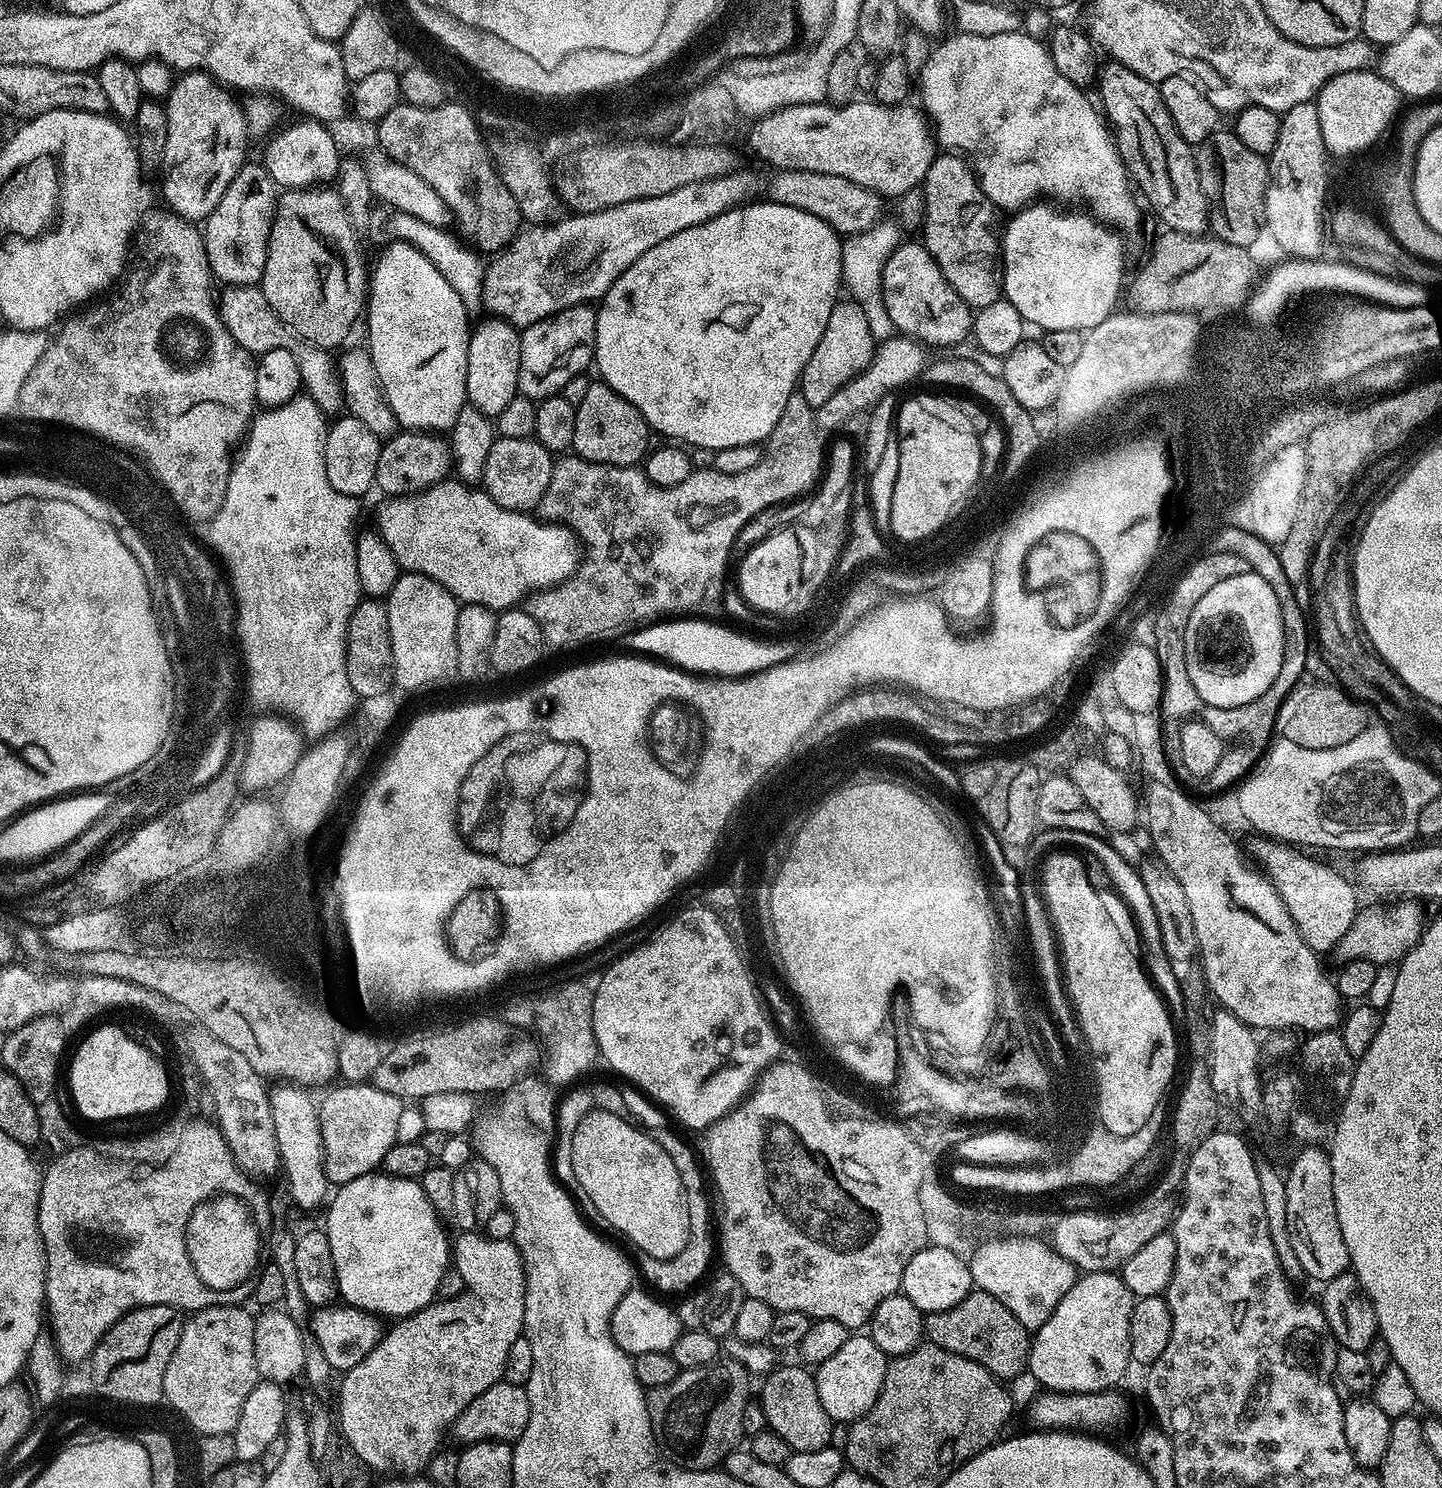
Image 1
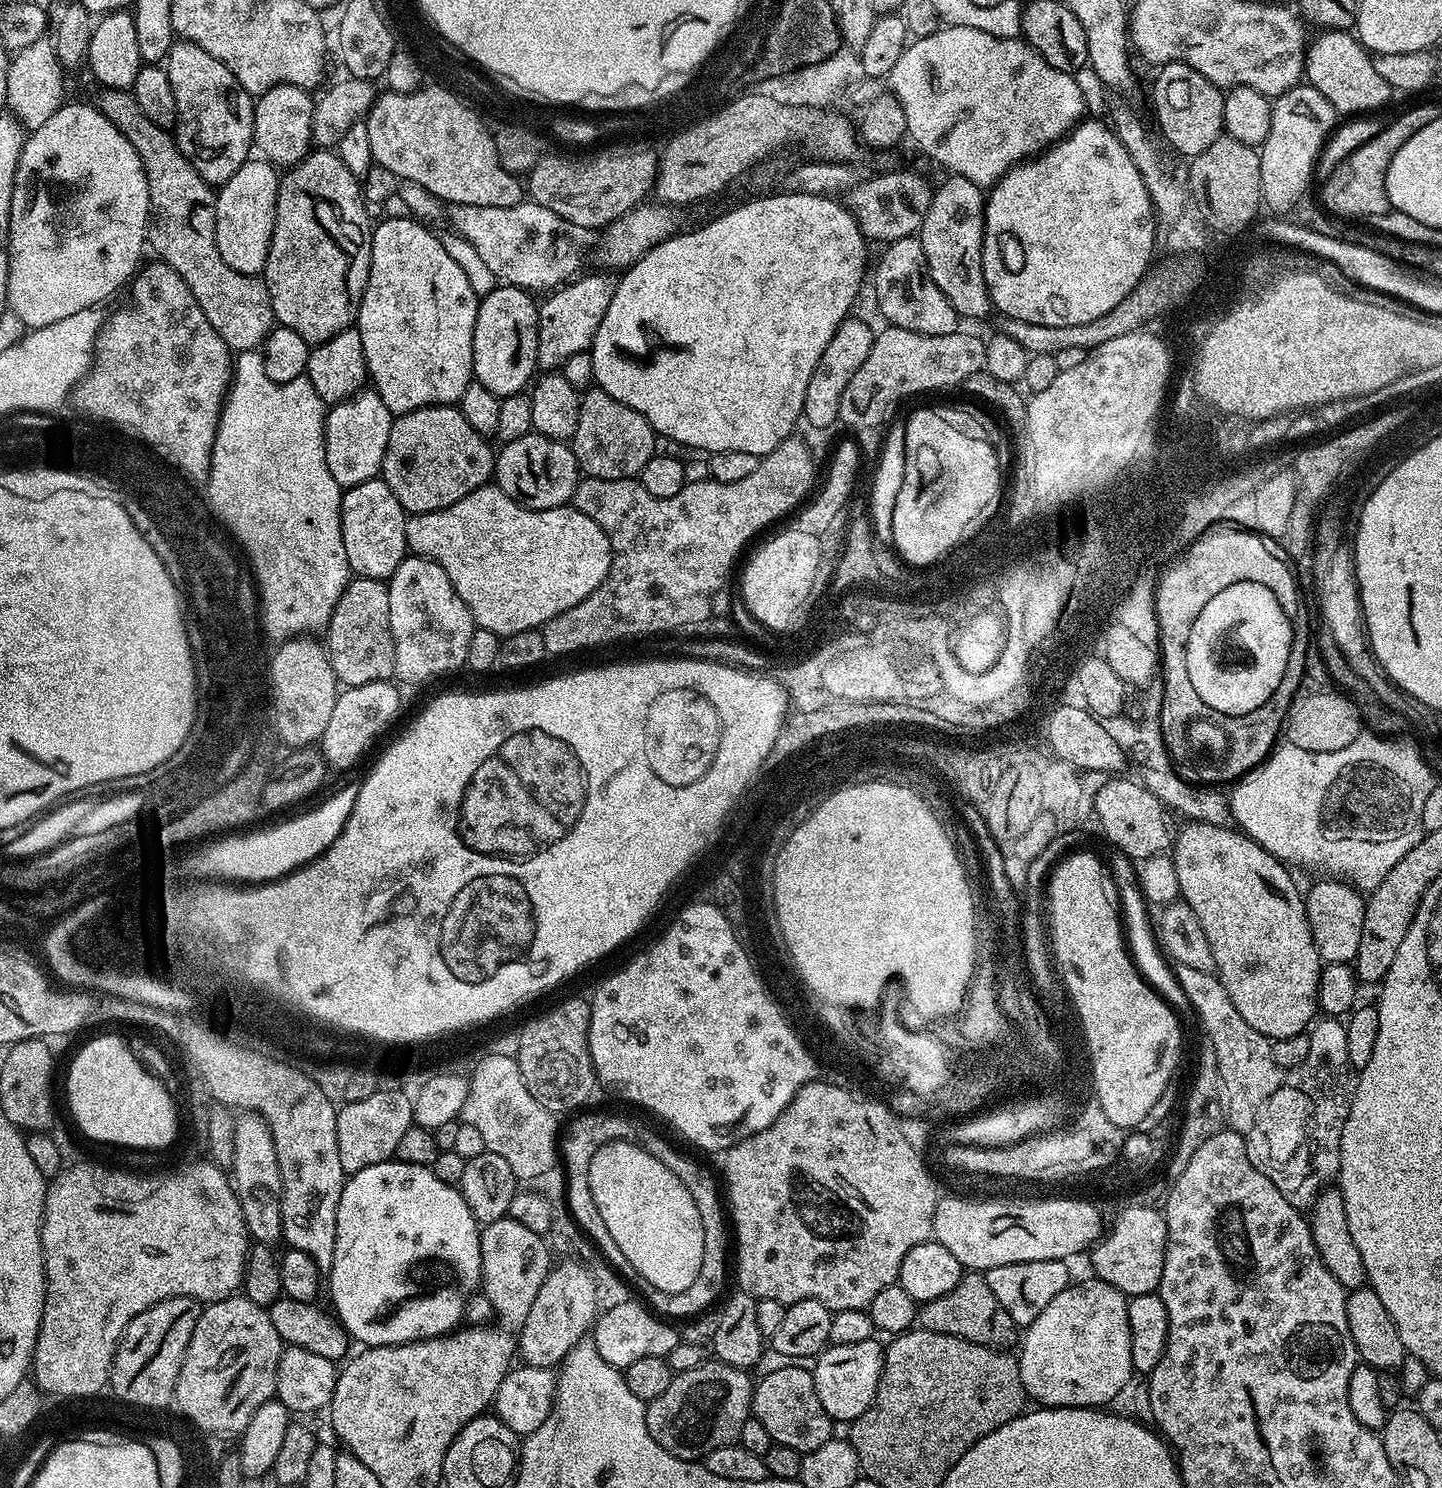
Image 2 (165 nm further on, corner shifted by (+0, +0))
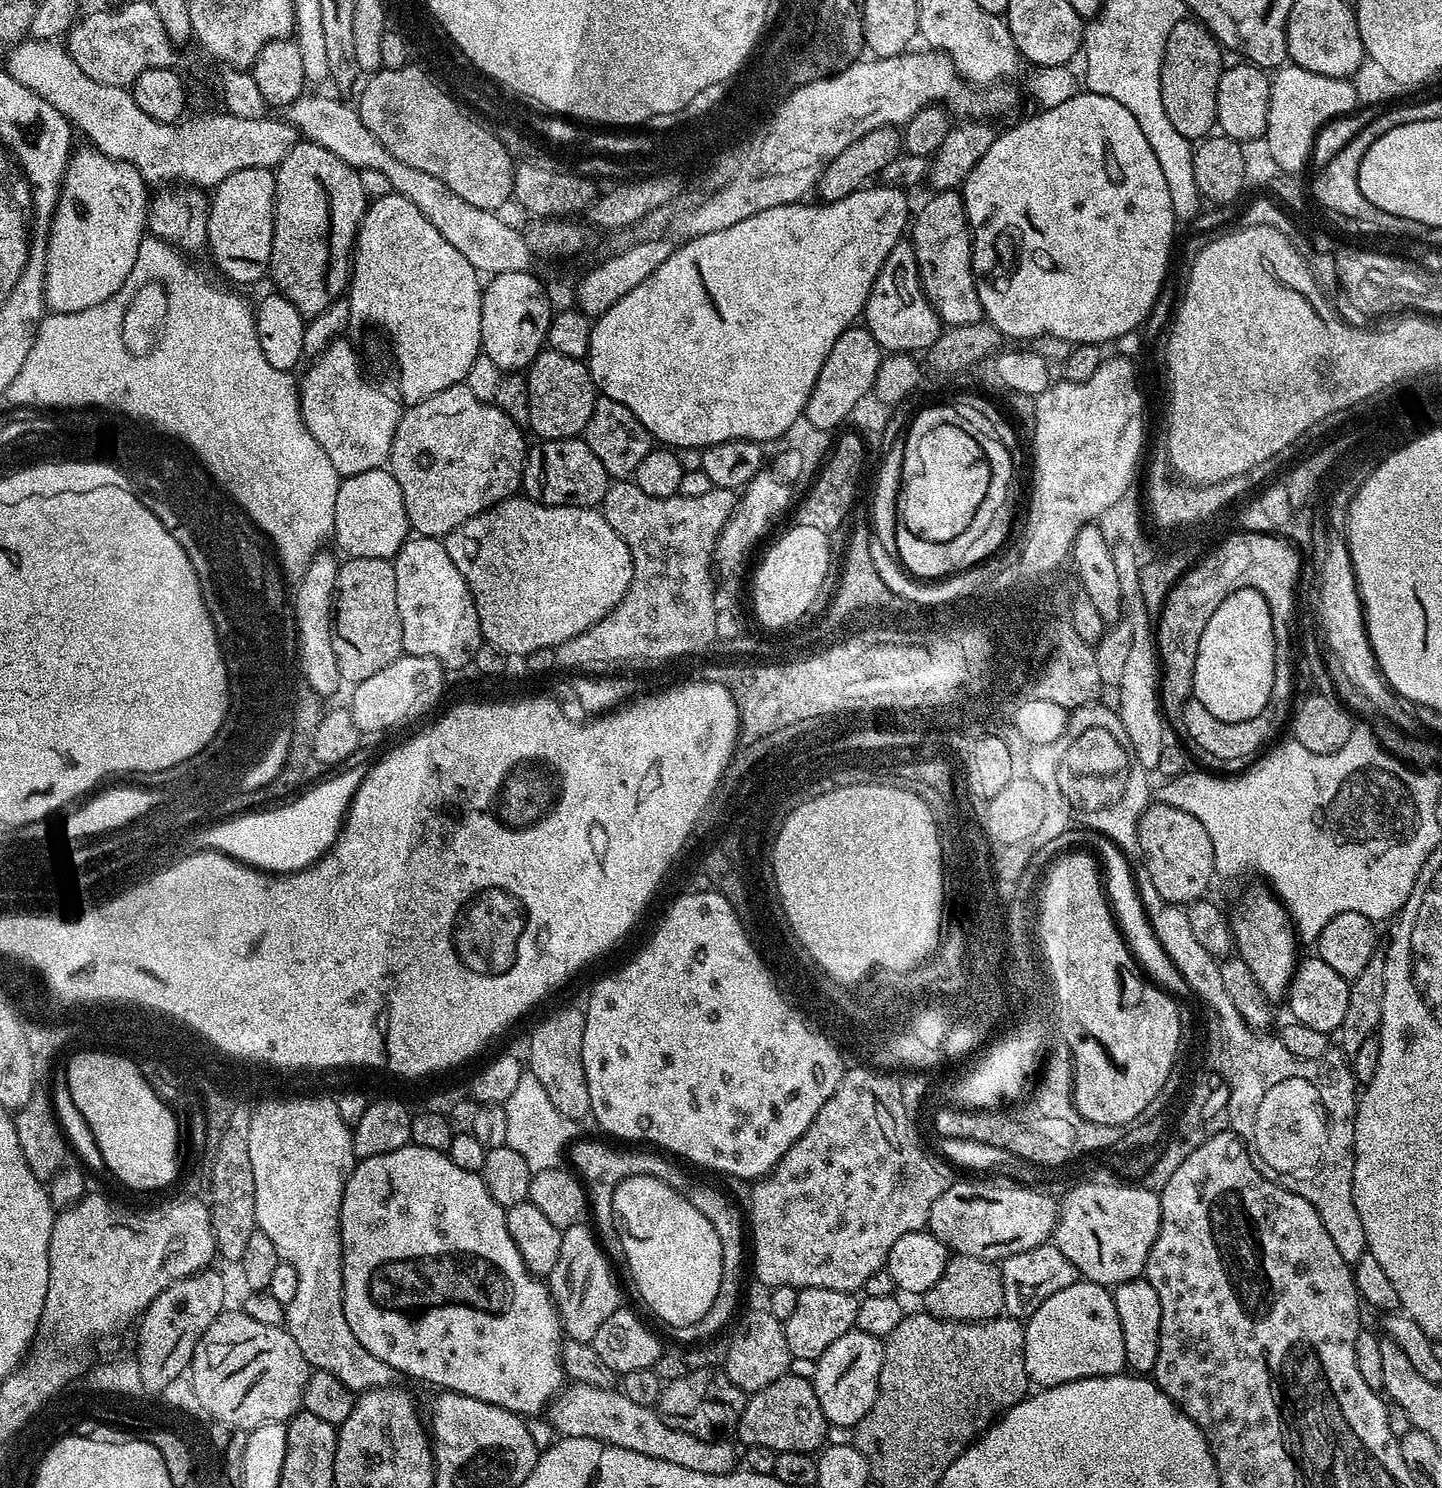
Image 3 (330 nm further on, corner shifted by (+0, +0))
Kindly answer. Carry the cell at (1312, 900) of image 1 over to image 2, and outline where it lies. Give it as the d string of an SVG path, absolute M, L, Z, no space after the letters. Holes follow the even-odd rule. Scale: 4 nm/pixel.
M1340 878L1332 879L1336 880L1320 880L1312 889L1307 889L1305 910L1317 952L1323 963L1352 964L1358 954L1358 942L1362 942L1366 900L1351 883Z

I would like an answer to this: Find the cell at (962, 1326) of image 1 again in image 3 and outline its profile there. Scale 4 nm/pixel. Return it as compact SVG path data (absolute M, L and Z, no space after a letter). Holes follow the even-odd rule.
M956 1254L949 1259L942 1278L938 1278L938 1282L934 1282L934 1286L922 1294L922 1300L923 1311L934 1318L954 1322L992 1320L1004 1312L1002 1274L993 1261Z

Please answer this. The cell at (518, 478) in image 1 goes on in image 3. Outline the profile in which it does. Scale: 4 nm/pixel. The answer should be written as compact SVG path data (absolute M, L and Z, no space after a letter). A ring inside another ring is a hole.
M582 438L545 440L533 443L528 449L522 488L529 500L542 504L573 504L575 508L596 508L603 505L609 483L606 466L598 462L594 450L590 450Z

